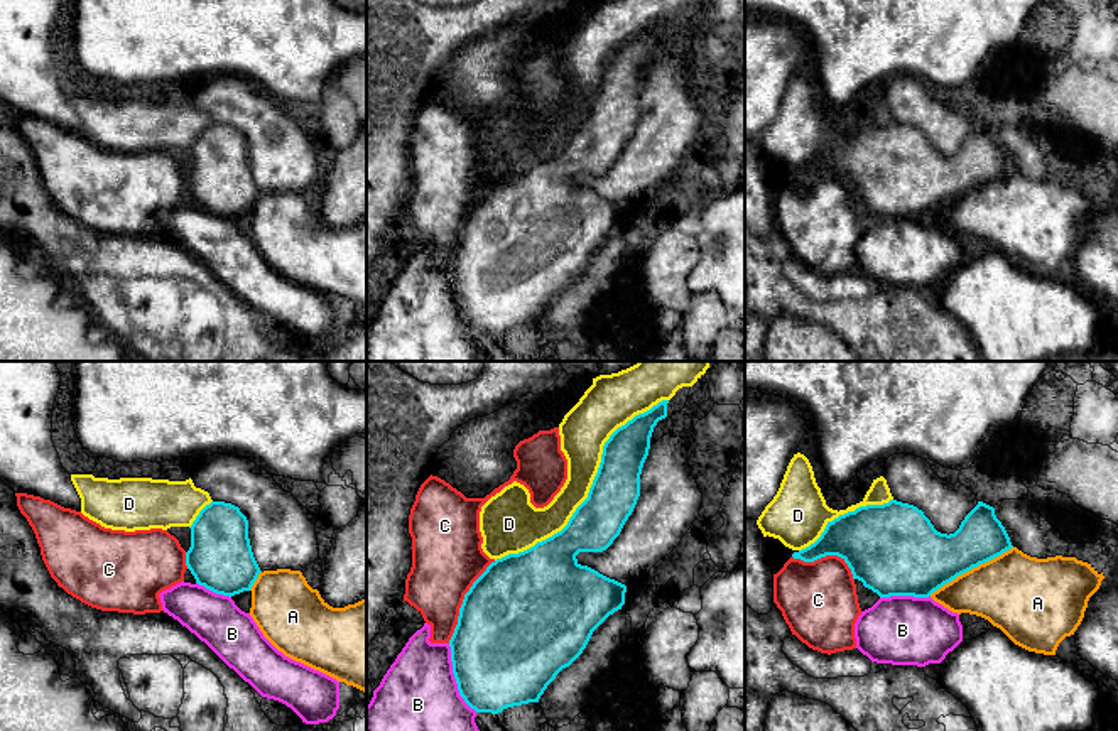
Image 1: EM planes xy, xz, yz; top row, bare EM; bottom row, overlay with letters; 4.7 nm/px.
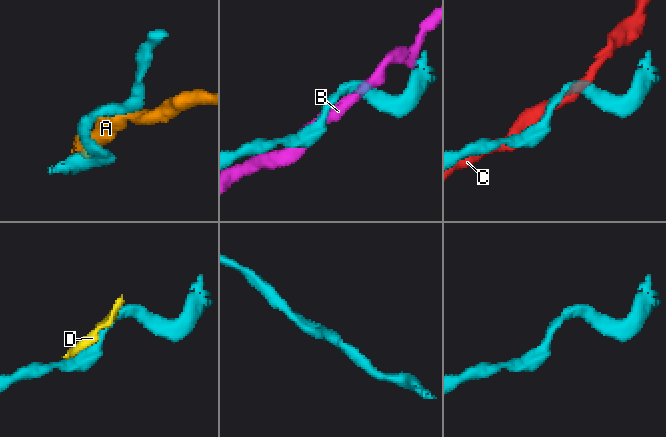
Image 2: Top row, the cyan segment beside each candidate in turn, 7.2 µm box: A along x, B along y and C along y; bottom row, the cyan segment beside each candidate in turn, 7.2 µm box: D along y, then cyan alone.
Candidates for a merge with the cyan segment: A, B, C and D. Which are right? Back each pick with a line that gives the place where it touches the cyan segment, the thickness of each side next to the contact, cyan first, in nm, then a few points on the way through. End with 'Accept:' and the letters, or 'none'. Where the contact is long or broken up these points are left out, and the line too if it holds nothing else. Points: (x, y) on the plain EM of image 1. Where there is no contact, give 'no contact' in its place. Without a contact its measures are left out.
Accept: none

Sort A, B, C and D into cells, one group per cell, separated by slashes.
A / B / C / D

